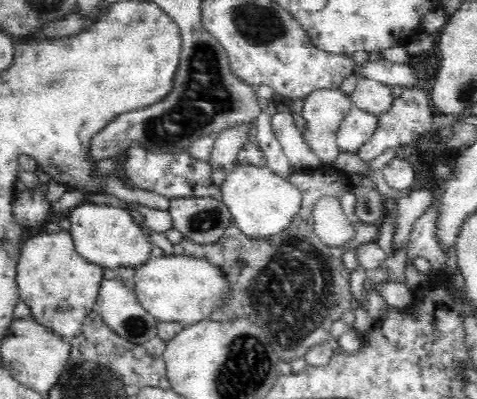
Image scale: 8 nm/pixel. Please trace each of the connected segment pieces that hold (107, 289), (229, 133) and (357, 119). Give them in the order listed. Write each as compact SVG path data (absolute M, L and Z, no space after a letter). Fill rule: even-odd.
M117 279L101 282L93 308L103 321L130 343L142 346L157 336L157 321L137 299L136 293Z
M244 124L244 126L220 131L208 162L209 165L214 169L224 169L226 172L237 165L238 152L247 143L246 138L250 128L250 125Z
M350 110L337 131L339 151L357 153L376 131L379 118L364 110Z

